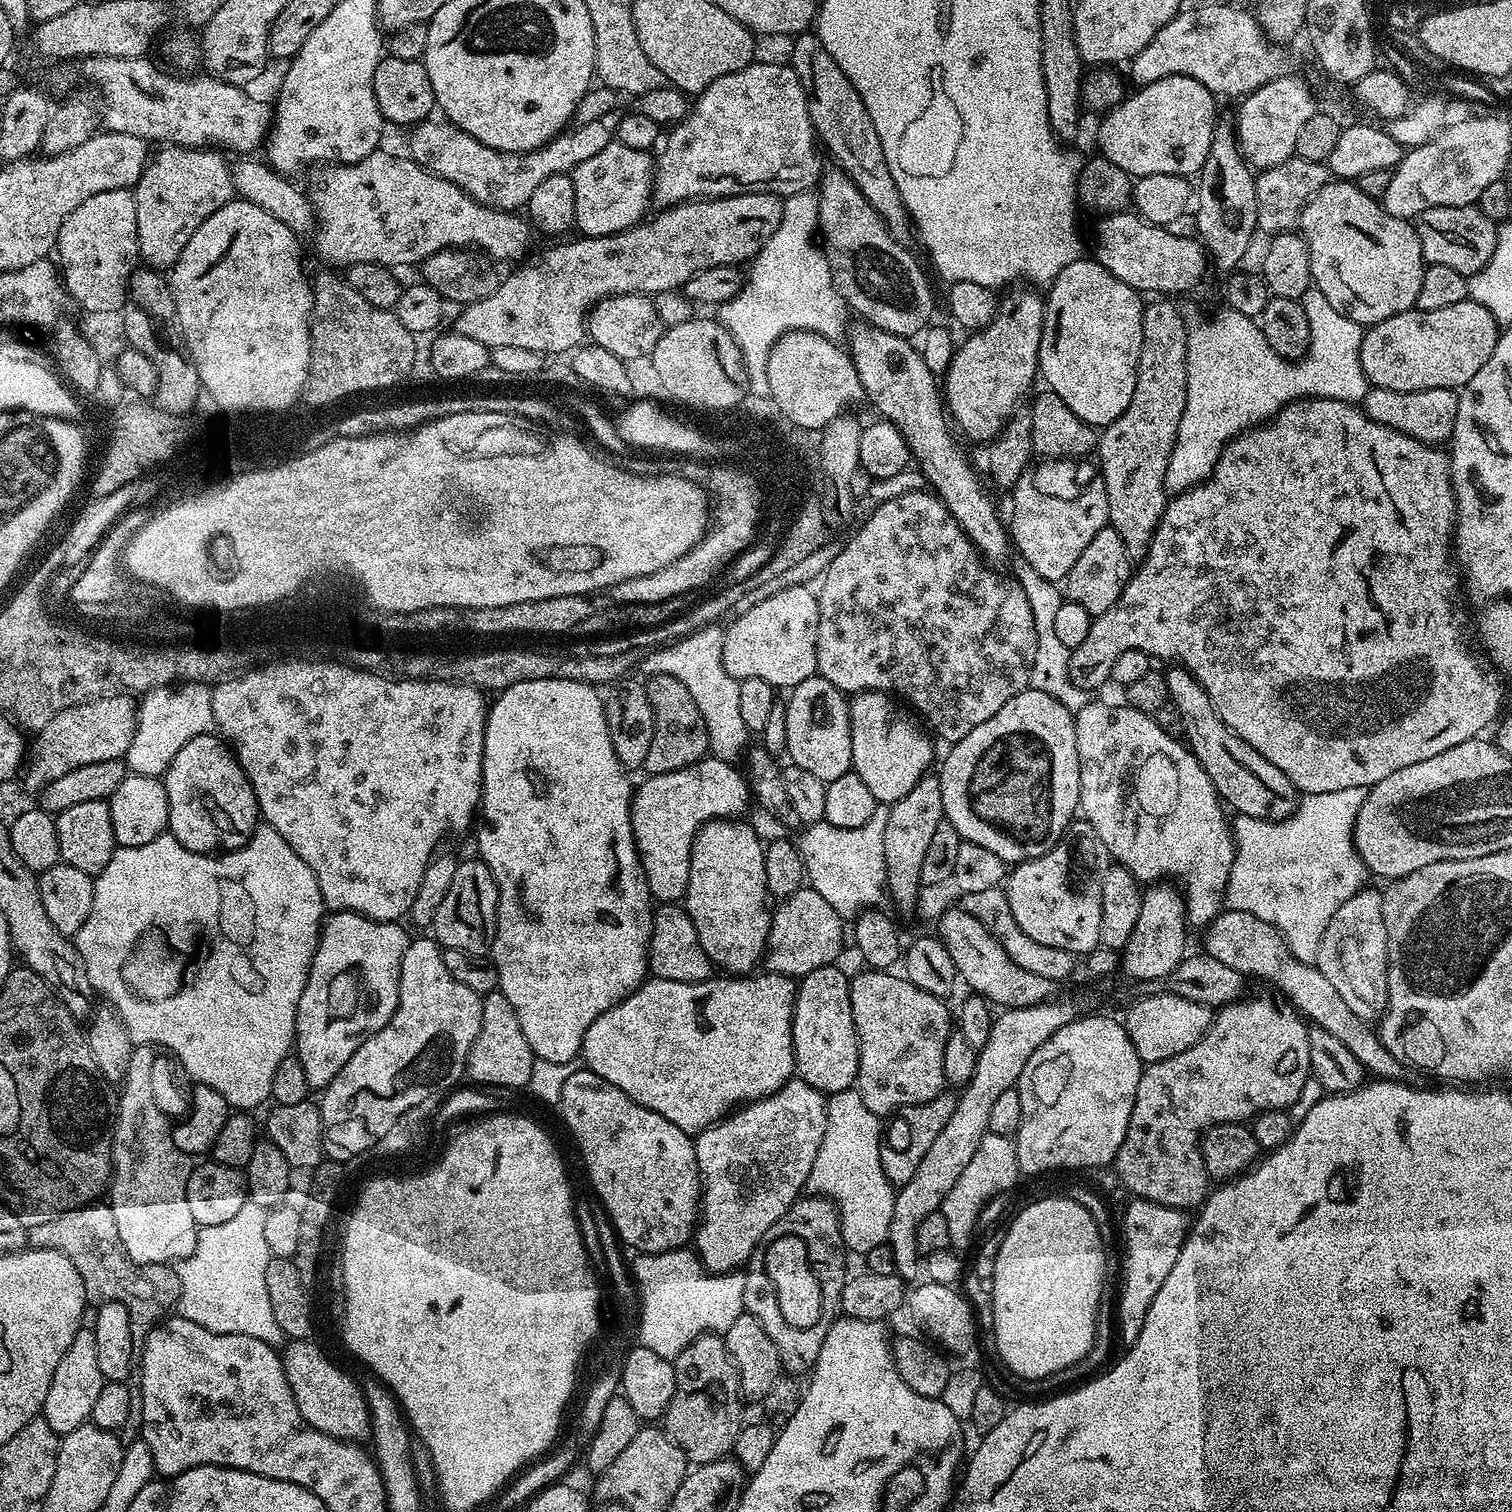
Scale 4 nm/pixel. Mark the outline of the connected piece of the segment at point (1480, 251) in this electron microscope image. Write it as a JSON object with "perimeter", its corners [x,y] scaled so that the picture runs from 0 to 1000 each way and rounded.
{"perimeter":[[[976,135],[970,136],[948,136],[936,144],[935,150],[940,160],[942,175],[959,176],[968,183],[974,183],[988,168],[990,149]]]}

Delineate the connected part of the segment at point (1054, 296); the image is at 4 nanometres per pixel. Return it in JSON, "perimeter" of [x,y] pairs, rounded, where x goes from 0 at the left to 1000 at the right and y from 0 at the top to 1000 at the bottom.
{"perimeter":[[[724,171],[708,173],[692,191],[687,248],[716,279],[726,284],[739,278],[750,263],[757,202],[755,194],[737,184]]]}

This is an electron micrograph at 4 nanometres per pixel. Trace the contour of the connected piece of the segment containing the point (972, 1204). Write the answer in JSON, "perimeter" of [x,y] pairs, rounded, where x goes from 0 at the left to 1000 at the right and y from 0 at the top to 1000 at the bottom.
{"perimeter":[[[653,749],[647,756],[644,765],[642,766],[642,770],[636,774],[636,777],[632,780],[631,784],[626,788],[622,801],[626,806],[626,810],[628,814],[628,822],[634,827],[639,825],[643,815],[647,808],[647,806],[652,795],[657,790],[670,784],[675,774],[673,771],[673,762],[670,753],[667,751]]]}

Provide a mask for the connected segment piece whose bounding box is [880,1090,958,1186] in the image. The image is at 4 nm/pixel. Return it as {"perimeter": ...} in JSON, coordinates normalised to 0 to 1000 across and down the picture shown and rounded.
{"perimeter":[[[630,721],[622,722],[618,727],[613,728],[611,730],[599,730],[598,732],[593,733],[590,741],[584,744],[582,750],[582,769],[586,779],[591,784],[602,782],[604,779],[604,774],[607,774],[607,769],[615,761],[618,753],[620,753],[620,747],[626,745],[626,739],[631,737],[633,723]]]}

